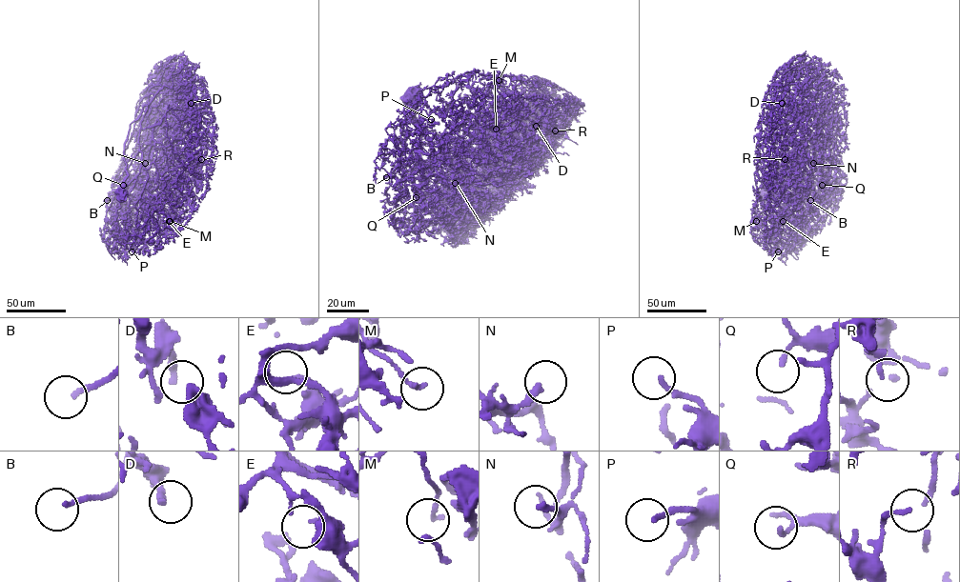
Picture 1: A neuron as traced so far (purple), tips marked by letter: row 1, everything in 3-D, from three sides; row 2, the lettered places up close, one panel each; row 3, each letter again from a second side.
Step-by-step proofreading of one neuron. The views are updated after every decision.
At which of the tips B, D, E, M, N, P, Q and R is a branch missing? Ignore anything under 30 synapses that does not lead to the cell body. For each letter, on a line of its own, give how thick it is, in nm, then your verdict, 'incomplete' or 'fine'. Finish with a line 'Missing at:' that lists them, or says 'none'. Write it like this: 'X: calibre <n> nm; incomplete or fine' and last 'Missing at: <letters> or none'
B: calibre 170 nm; incomplete
D: calibre 240 nm; fine
E: calibre 180 nm; fine
M: calibre 160 nm; fine
N: calibre 240 nm; incomplete
P: calibre 180 nm; incomplete
Q: calibre 160 nm; fine
R: calibre 160 nm; fine
Missing at: B, N, P

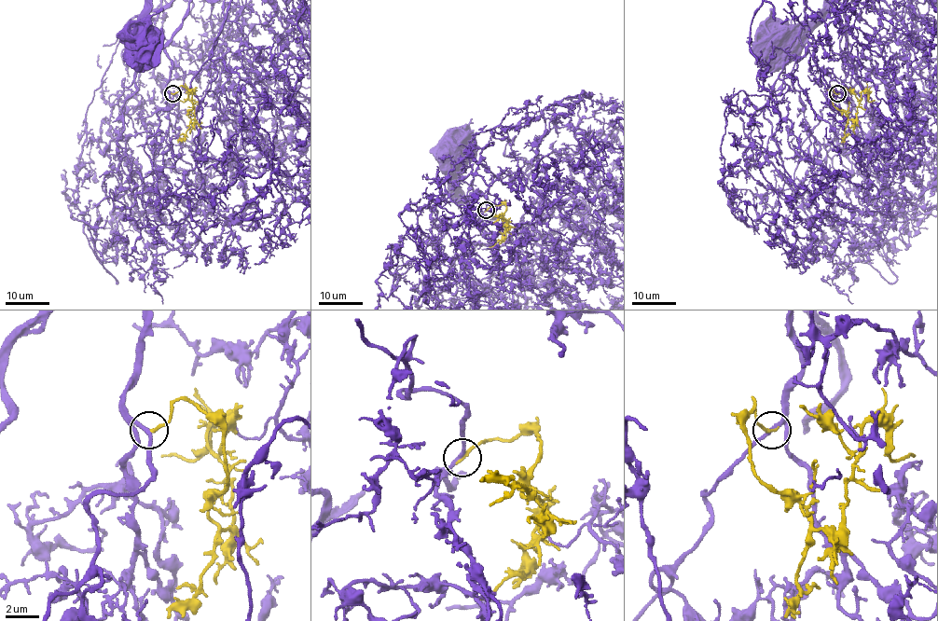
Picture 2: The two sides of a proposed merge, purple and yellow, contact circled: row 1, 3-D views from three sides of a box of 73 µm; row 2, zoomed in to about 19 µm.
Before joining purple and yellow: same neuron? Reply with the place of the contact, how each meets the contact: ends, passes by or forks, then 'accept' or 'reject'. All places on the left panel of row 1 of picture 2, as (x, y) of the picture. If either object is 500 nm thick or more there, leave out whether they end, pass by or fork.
place (172, 93); purple passes by; yellow ends; accept

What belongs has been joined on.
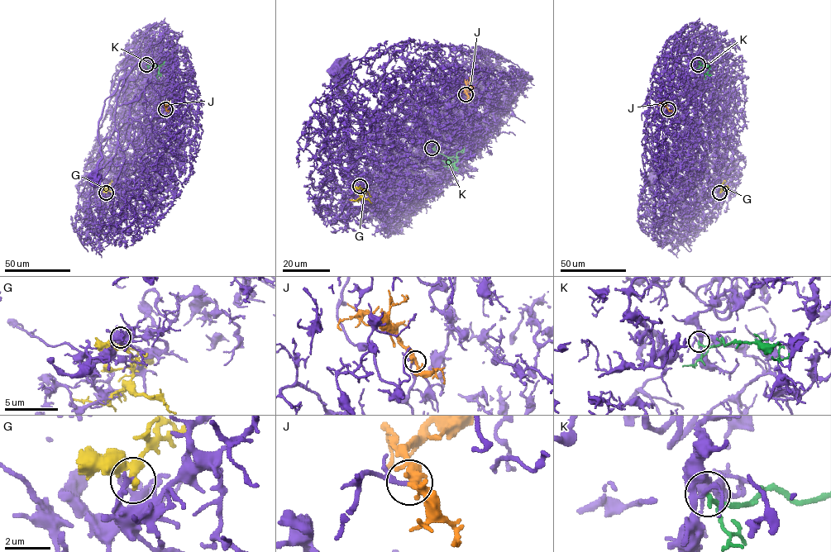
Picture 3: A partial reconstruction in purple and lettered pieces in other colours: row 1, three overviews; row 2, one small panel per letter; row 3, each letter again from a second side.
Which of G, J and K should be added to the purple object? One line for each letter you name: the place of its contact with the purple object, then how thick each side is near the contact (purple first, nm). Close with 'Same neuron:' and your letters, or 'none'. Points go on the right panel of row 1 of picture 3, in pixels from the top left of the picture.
J: Touches purple at (668, 109). Thickness 220 nm (purple) against 380 nm
Same neuron: J

